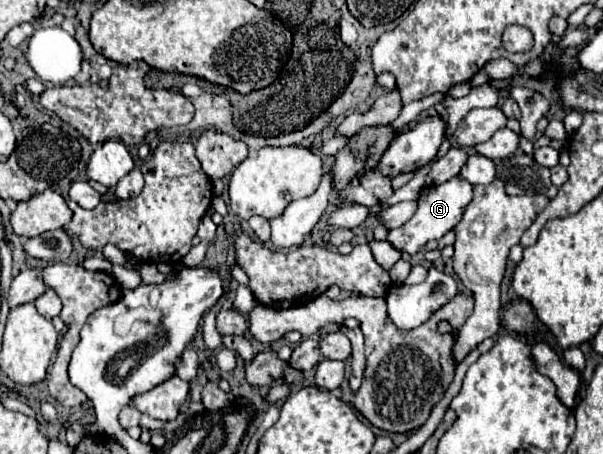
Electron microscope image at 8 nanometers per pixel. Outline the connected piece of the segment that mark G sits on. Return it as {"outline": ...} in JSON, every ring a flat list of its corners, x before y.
{"outline":[[460,174,450,178,448,182,444,184,438,184,438,186,426,186,422,192,420,192,420,198,418,198,418,210,416,214,406,222,402,224,400,228,394,228,388,232,388,242,400,250,400,252,406,252,410,256,414,256,422,246,426,246,426,242,430,240,440,240,446,232,450,232,462,218,466,206,470,204,472,200,472,184,466,182,466,178,462,178]]}

